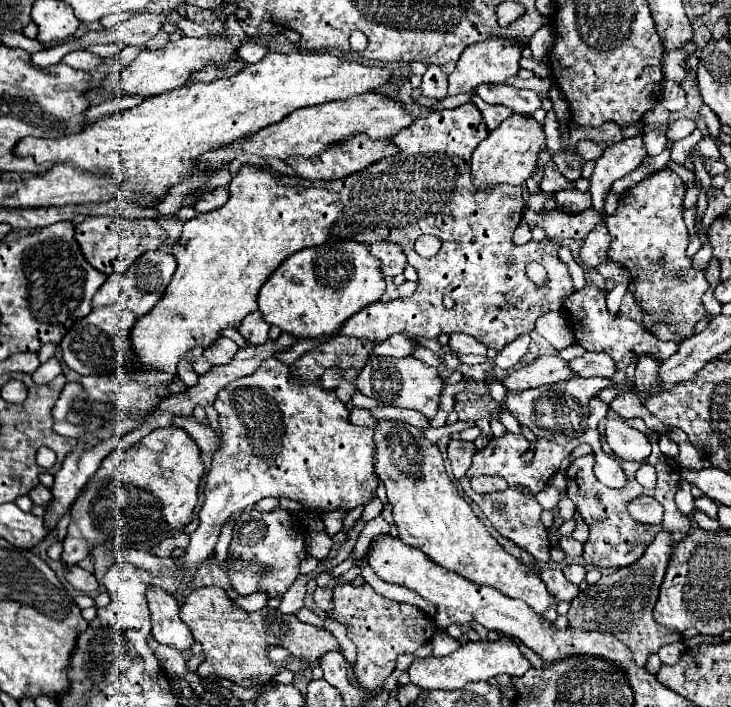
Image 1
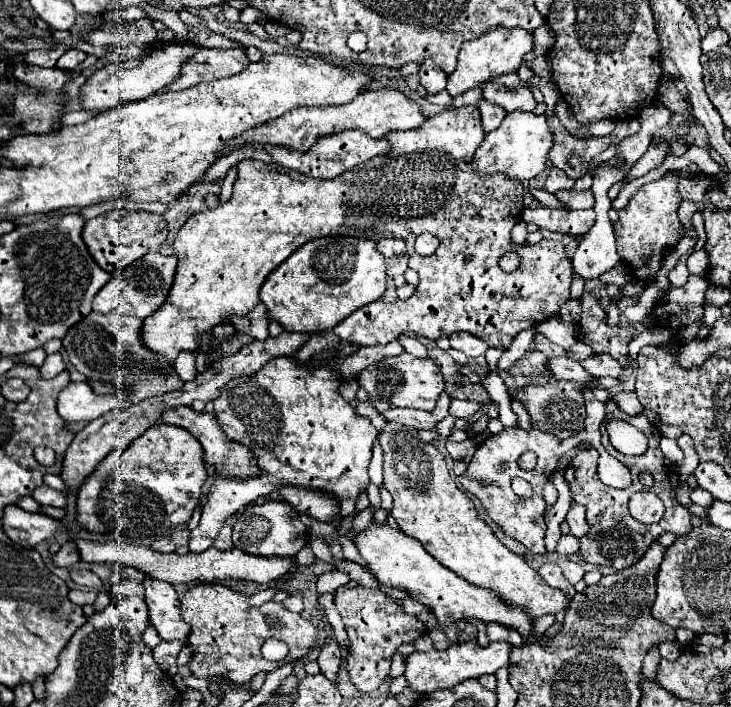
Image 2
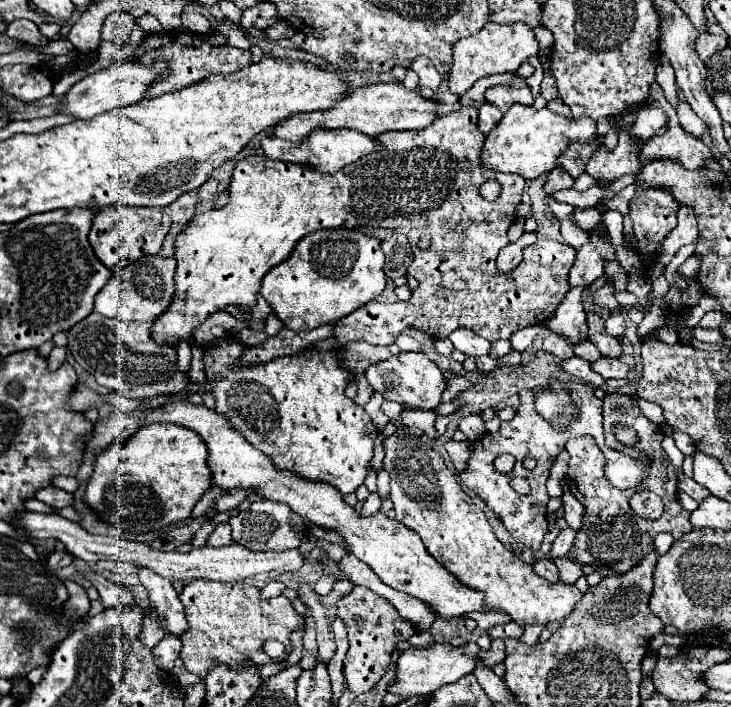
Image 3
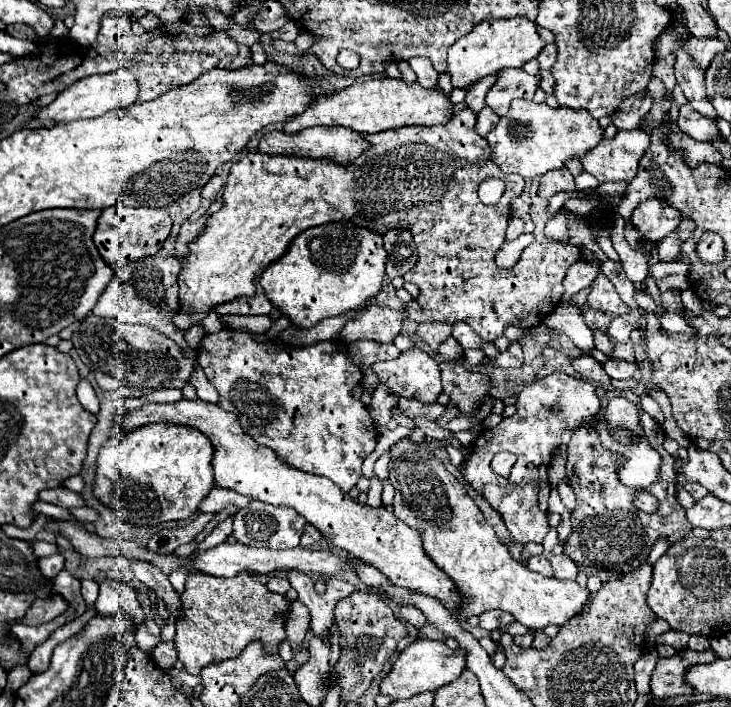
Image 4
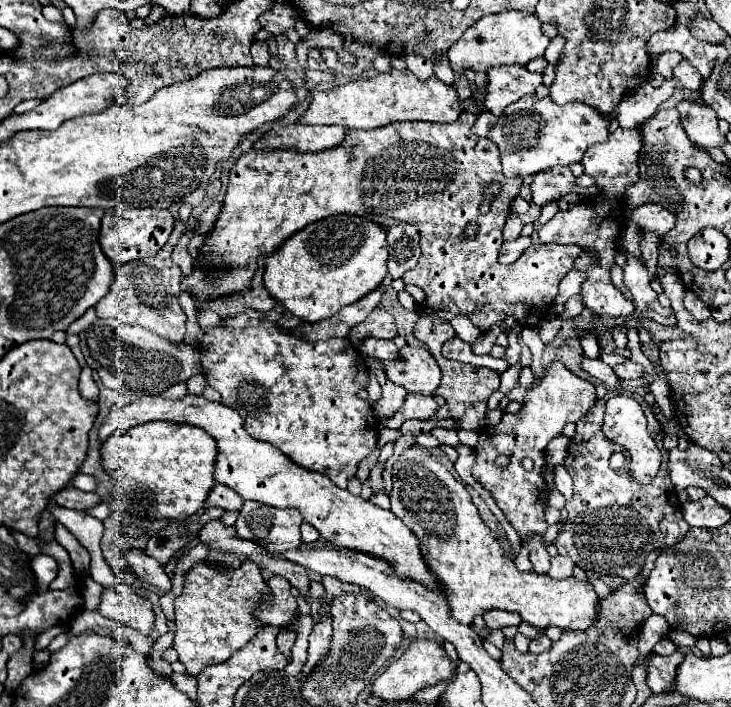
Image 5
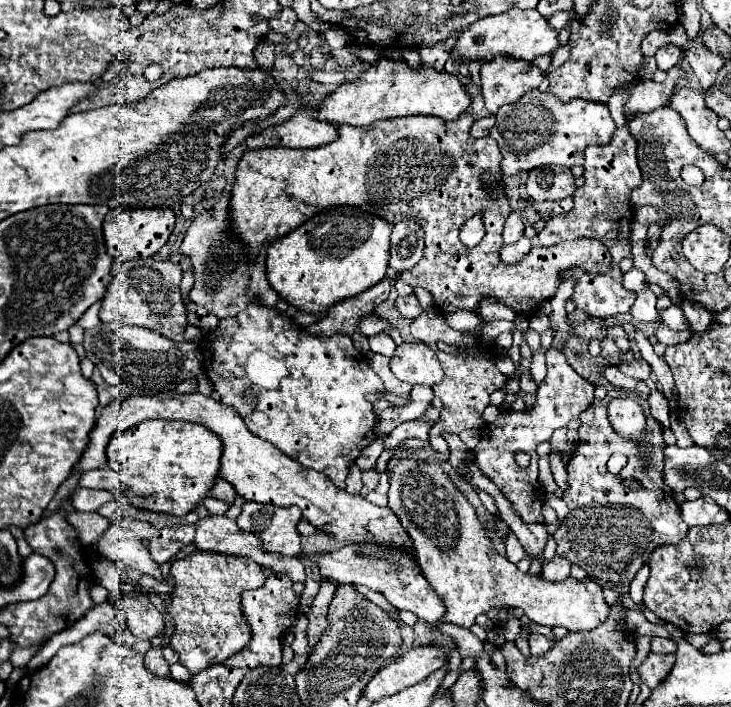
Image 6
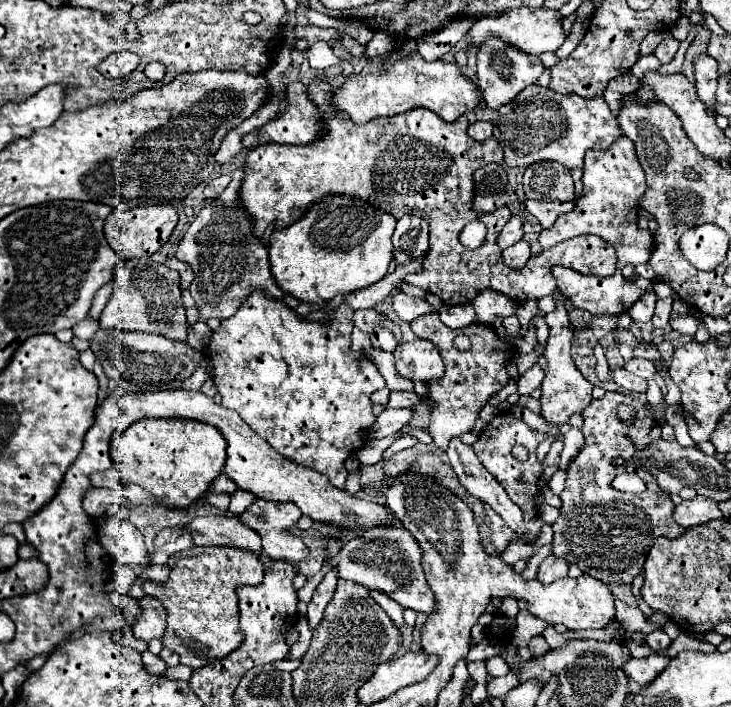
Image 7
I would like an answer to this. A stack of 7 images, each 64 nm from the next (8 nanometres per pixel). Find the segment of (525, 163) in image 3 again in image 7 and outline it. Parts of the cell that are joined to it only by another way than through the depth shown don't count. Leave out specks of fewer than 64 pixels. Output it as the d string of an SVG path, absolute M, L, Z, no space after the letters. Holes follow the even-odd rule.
M538 84L528 86L516 100L498 110L494 138L504 150L504 164L526 168L536 162L560 162L566 168L582 168L588 148L608 148L622 130L604 98L584 100L582 96L560 96Z

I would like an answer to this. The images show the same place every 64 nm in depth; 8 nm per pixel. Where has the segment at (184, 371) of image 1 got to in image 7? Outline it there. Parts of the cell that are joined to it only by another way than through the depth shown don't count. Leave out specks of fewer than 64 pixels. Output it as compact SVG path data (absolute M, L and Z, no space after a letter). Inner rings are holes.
M132 258L116 272L120 286L114 288L106 308L100 314L100 328L124 328L154 332L172 340L186 342L186 310L180 292L180 274L150 258Z

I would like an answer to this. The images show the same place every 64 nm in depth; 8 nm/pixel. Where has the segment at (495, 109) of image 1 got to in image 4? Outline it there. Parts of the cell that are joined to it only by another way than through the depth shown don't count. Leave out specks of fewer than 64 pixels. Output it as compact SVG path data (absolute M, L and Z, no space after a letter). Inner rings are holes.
M484 108L484 110L480 110L478 112L478 122L476 122L476 132L480 134L480 136L486 136L496 124L498 124L498 116L492 112L492 108Z

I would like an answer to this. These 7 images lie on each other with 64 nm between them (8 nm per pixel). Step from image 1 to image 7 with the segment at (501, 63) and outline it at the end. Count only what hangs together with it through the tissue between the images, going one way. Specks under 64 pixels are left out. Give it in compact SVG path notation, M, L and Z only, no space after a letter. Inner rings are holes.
M516 8L512 12L504 12L502 16L496 18L482 18L474 22L474 26L466 34L466 46L468 48L480 48L488 38L500 38L506 44L526 52L526 54L542 54L542 52L556 52L562 42L566 40L566 34L560 24L560 12L558 10L544 10L544 8Z

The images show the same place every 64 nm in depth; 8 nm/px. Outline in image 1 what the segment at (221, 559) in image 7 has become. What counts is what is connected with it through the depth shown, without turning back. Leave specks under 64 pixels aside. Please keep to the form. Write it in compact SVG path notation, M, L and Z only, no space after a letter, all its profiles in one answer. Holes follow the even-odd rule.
M220 586L192 590L186 596L184 606L180 608L180 618L190 628L194 640L202 644L202 650L206 654L206 660L198 666L198 676L226 678L238 686L268 684L280 670L290 670L292 674L298 674L306 670L306 664L300 660L300 656L304 656L308 664L316 664L326 652L340 650L340 644L332 632L304 624L294 614L282 614L280 610L272 608L244 612L230 602ZM268 646L284 646L290 656L282 662L274 662L266 654Z

